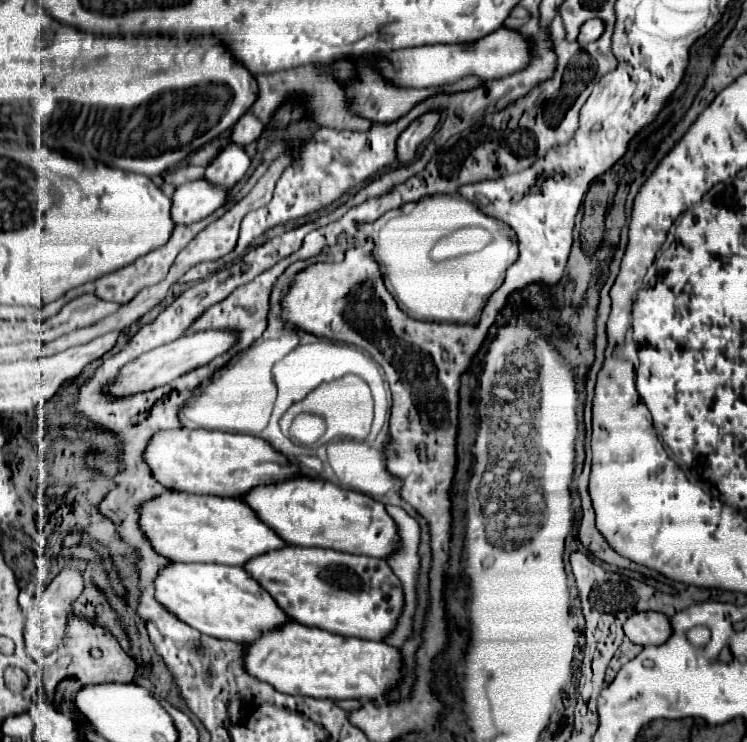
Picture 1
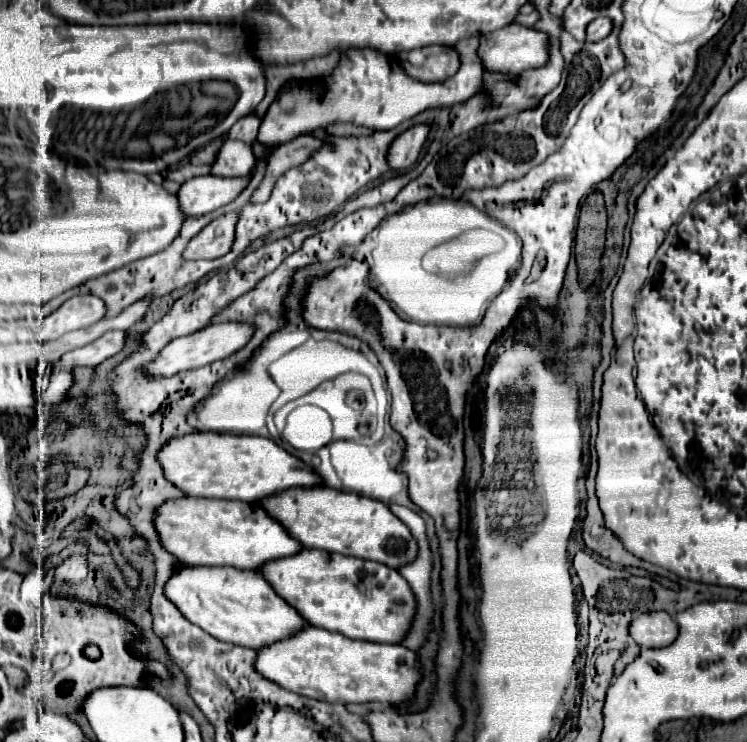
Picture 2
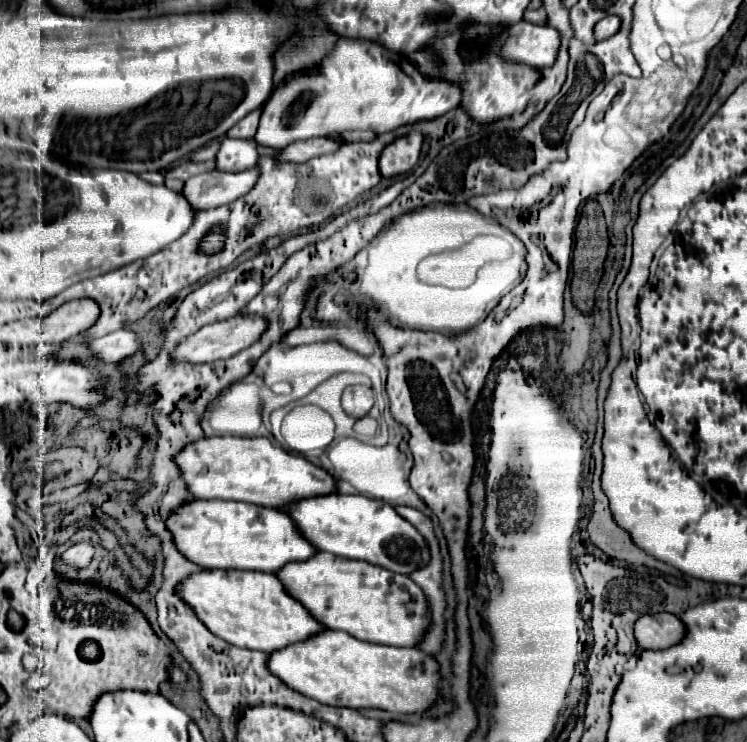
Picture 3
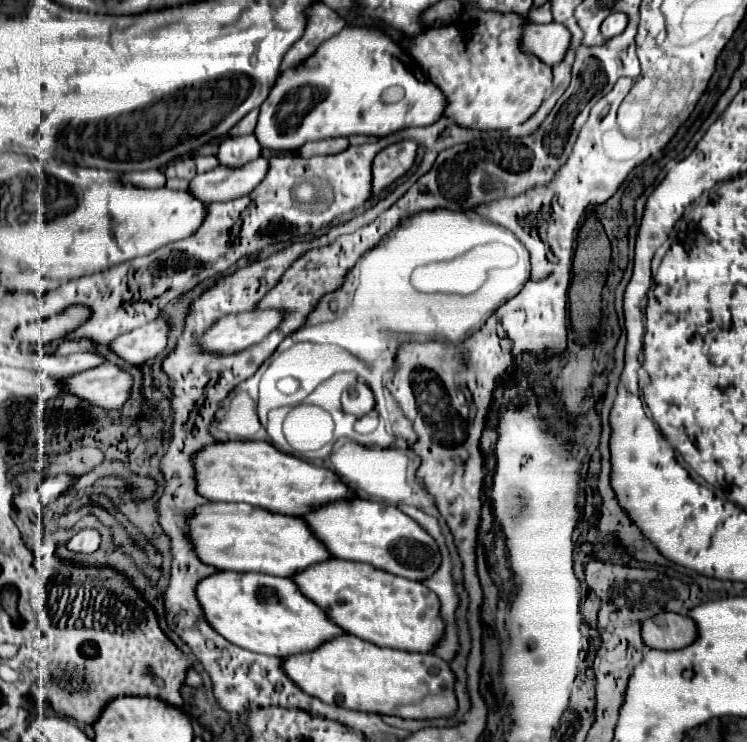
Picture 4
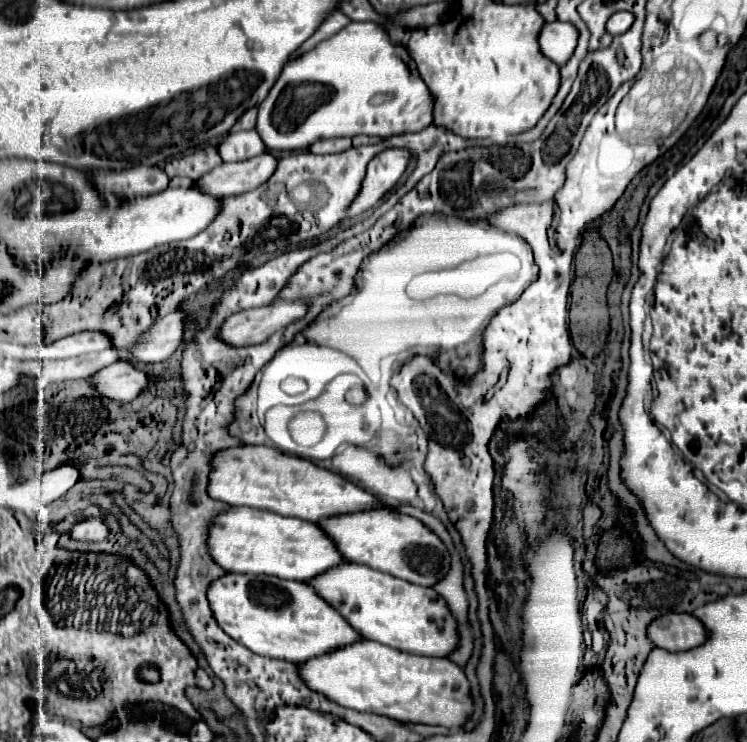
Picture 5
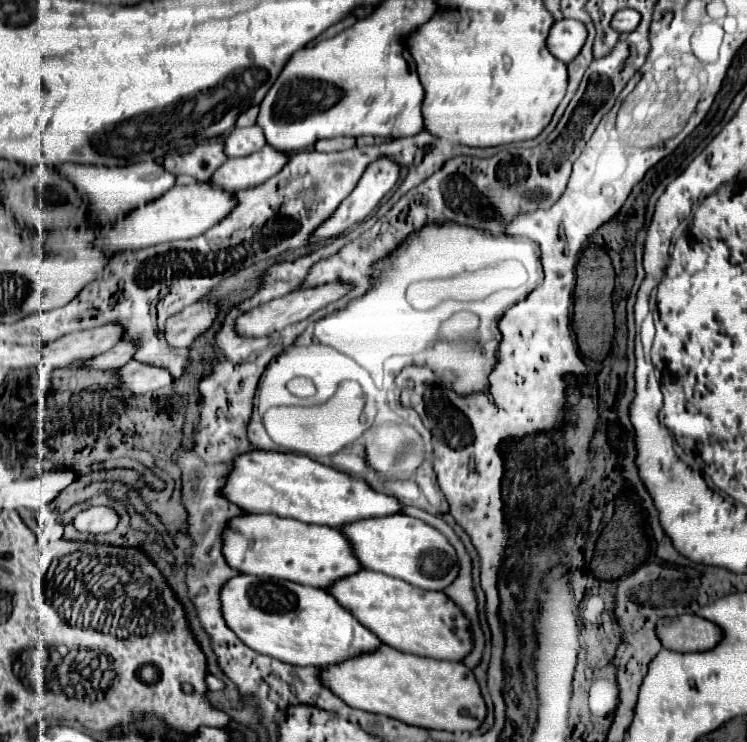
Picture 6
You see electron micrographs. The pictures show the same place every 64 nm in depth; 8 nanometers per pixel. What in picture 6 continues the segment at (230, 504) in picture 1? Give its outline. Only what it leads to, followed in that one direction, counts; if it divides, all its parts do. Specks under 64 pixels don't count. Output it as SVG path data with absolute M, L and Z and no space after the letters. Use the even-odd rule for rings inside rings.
M248 514L234 518L224 532L222 552L226 562L242 574L272 576L322 590L328 590L332 584L336 584L336 580L362 570L352 542L348 542L348 538L340 530L312 526L280 516Z

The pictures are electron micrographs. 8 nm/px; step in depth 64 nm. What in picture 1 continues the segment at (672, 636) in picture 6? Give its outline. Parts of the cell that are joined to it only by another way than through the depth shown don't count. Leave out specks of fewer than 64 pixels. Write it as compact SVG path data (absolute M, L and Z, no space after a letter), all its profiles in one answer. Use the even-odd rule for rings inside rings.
M638 612L626 620L624 632L634 644L660 646L672 636L672 626L662 612Z

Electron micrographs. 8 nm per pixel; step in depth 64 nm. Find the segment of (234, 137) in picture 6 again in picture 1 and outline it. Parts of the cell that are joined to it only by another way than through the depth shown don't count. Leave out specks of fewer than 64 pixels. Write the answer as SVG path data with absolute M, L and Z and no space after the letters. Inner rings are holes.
M230 142L214 158L214 162L206 168L204 178L214 184L222 184L226 188L232 188L238 180L242 180L242 176L248 172L248 168L250 168L250 156L246 154L244 146Z

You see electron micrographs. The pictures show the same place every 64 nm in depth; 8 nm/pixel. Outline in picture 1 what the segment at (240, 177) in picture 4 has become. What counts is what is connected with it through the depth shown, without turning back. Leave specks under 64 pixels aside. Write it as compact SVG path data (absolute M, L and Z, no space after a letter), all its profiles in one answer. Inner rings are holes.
M204 178L176 188L172 196L172 220L176 224L198 222L228 202L230 190L220 188Z

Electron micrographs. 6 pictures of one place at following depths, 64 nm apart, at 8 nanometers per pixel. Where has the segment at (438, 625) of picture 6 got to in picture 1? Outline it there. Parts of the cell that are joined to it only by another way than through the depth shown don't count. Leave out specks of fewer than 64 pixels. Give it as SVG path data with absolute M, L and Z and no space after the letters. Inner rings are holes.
M290 546L276 552L268 552L266 556L258 556L256 560L250 560L244 568L272 594L278 606L284 608L288 616L292 616L292 620L324 628L328 632L336 632L342 636L384 640L394 632L396 622L404 610L404 590L398 576L392 572L392 568L388 568L388 562L370 556L352 556L324 548Z

